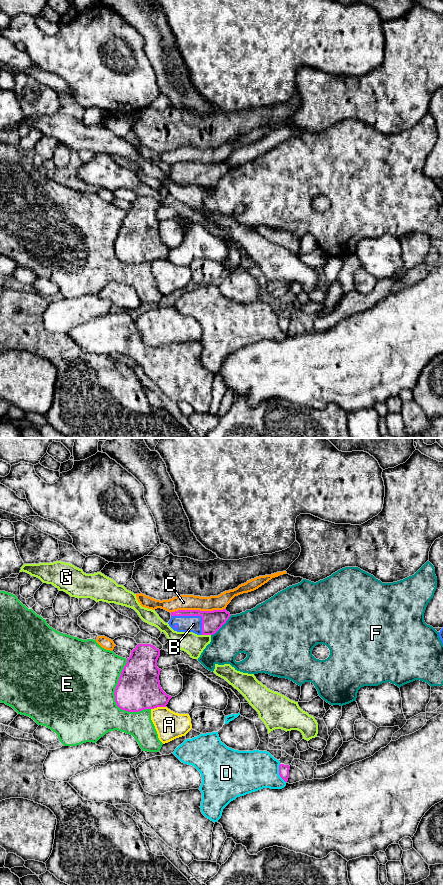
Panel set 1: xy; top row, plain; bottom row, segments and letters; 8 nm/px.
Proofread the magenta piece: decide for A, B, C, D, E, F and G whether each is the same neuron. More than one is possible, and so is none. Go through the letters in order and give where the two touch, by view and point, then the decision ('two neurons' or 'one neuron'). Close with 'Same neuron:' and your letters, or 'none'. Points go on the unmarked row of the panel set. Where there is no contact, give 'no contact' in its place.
A: contact xy (158, 258); two neurons
B: contact xy (195, 167); one neuron
C: contact xy (197, 162); two neurons
D: contact xy (279, 325); two neurons
E: contact xy (115, 251); two neurons
F: contact xy (221, 178); two neurons
G: contact xy (206, 186); two neurons
Same neuron: B

